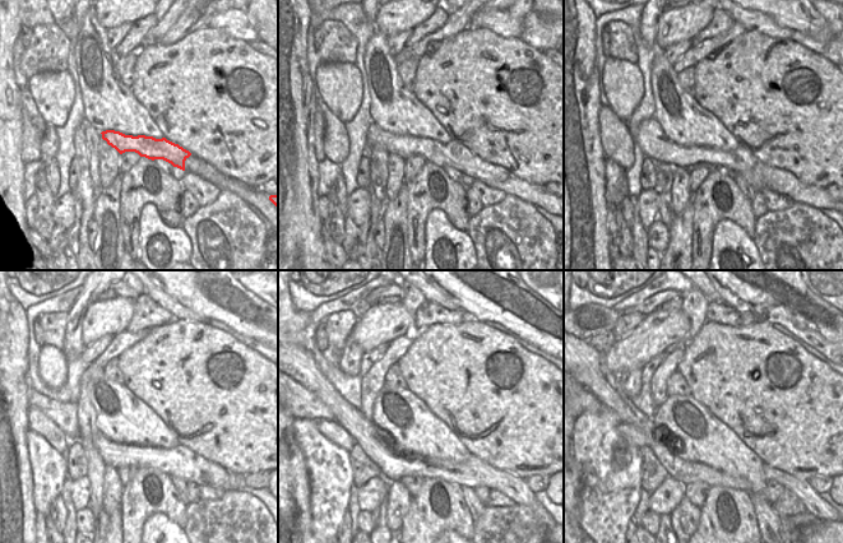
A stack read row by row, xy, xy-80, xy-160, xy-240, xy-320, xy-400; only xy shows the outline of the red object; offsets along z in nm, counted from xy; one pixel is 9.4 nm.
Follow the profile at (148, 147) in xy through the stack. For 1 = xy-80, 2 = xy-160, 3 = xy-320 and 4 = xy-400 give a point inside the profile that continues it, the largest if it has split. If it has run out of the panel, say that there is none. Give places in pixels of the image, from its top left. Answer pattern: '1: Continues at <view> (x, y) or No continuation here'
1: Continues at xy-80 (454, 154)
2: Continues at xy-160 (651, 138)
3: Continues at xy-320 (304, 404)
4: Continues at xy-400 (589, 403).

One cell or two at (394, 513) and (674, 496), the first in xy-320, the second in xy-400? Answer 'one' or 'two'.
two

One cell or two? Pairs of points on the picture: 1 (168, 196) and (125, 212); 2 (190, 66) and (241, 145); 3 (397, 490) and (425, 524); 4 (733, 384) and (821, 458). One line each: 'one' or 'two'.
1: one
2: one
3: two
4: one

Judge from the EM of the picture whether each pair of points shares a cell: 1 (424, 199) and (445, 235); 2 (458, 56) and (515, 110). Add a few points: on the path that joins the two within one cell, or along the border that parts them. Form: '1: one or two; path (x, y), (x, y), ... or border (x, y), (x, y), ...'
1: two; border (457, 228), (441, 210), (432, 209), (424, 241)
2: one; path (472, 70), (501, 98)

